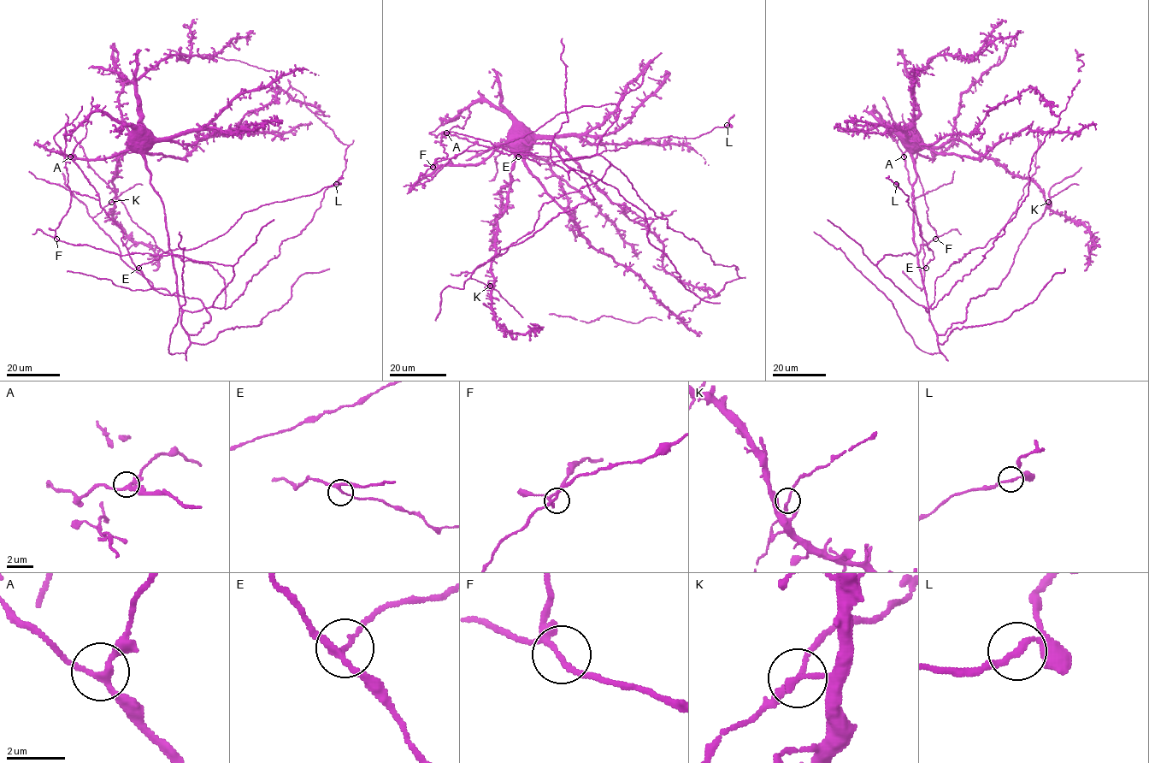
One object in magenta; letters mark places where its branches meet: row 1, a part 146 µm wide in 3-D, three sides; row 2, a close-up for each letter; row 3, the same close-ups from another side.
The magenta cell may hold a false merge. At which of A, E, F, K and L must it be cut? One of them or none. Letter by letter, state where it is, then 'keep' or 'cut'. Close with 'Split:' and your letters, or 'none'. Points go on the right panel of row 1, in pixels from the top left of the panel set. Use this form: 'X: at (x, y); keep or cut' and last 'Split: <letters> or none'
A: at (904, 156); keep
E: at (926, 268); keep
F: at (935, 239); keep
K: at (1048, 202); keep
L: at (896, 184); keep
Split: none

